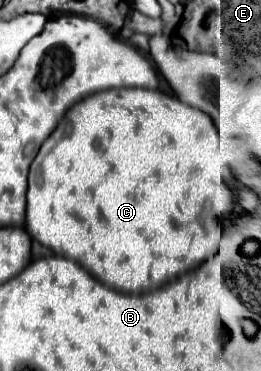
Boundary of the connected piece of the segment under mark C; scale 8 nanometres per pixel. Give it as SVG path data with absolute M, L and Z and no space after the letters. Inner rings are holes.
M111 88L103 92L95 92L81 102L77 102L65 118L59 122L59 126L53 130L53 134L41 144L31 170L29 170L29 236L43 246L51 248L55 254L65 256L81 264L87 272L91 272L99 282L107 284L113 290L119 292L131 292L141 294L155 290L169 280L177 278L179 274L199 266L203 260L207 260L215 250L217 242L221 238L221 226L215 214L211 214L211 198L215 196L217 186L225 184L225 170L227 166L217 156L217 142L219 132L213 122L213 118L193 106L187 106L179 102L175 96L163 94L159 90L143 90L143 88Z

